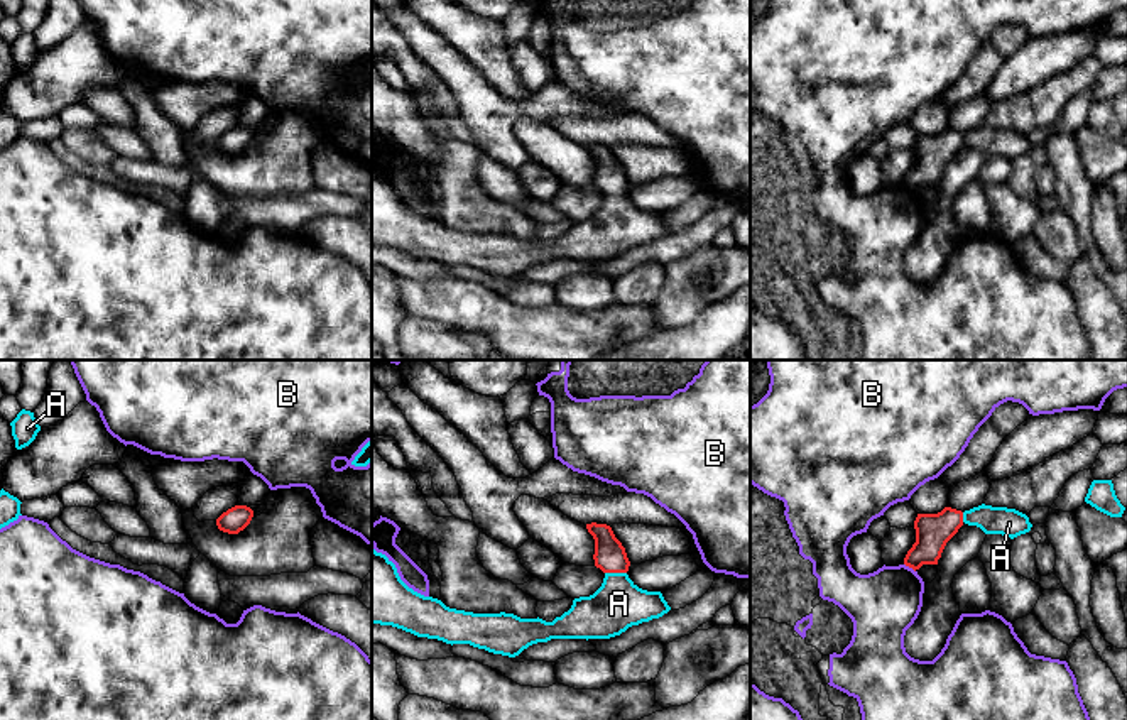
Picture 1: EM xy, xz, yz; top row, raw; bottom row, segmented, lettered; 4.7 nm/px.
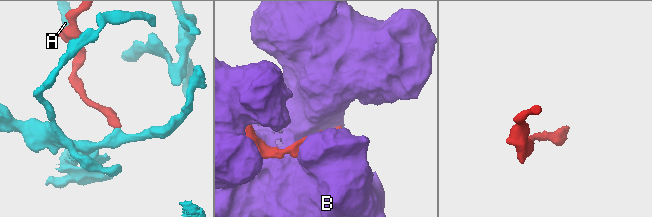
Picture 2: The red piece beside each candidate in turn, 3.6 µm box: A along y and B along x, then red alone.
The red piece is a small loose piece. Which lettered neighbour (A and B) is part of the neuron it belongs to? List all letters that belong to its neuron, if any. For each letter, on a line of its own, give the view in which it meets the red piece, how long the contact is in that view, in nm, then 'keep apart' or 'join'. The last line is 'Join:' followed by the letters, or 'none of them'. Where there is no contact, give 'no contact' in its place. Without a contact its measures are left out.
A: xz | 100 nm | join
B: yz | 70 nm | keep apart
Join: A

